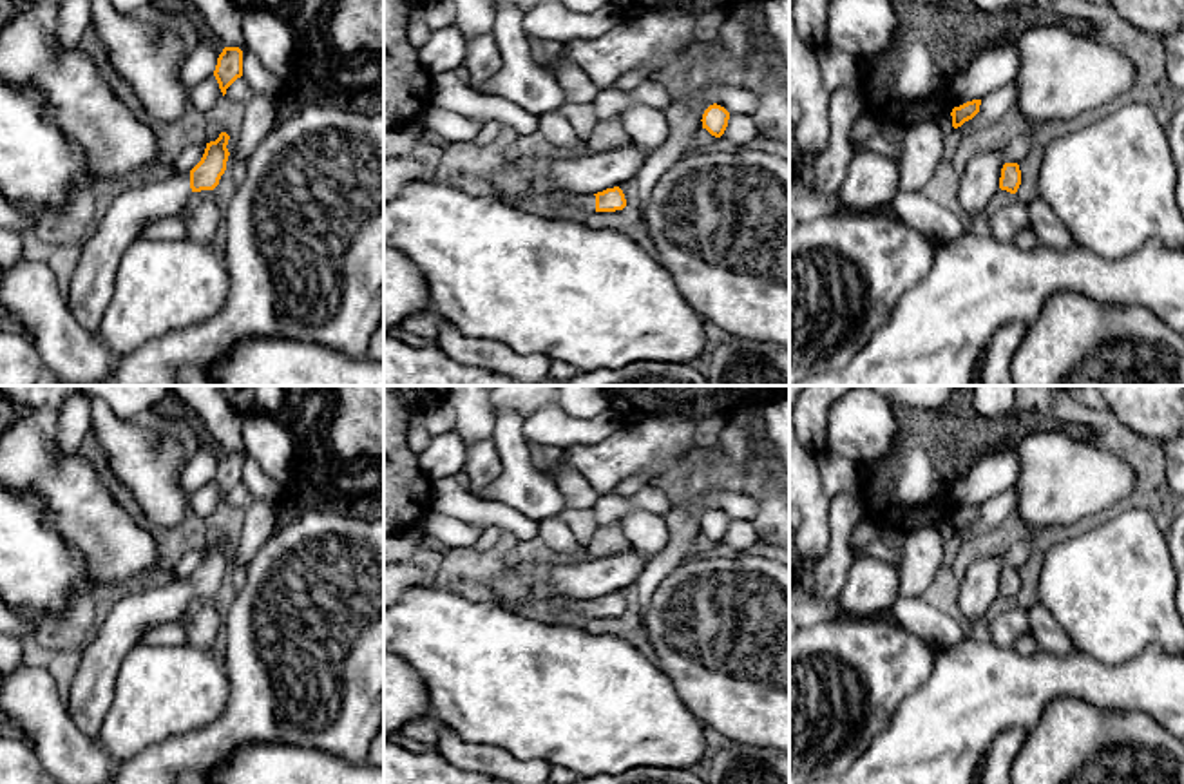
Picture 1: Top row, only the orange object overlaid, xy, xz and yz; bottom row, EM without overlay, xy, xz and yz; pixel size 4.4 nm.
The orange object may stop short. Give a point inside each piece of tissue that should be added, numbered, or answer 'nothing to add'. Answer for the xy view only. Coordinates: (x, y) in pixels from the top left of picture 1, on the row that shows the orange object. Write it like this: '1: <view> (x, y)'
1: xy (93, 283)

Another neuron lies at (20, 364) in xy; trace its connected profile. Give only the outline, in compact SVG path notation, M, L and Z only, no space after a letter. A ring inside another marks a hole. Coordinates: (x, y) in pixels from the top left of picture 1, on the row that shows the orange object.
M0 328L0 386L36 386L43 362L24 331Z

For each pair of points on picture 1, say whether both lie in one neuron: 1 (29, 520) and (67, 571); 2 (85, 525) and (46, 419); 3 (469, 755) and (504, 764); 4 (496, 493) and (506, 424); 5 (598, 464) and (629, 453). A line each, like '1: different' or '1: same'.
1: same
2: same
3: same
4: same
5: same

